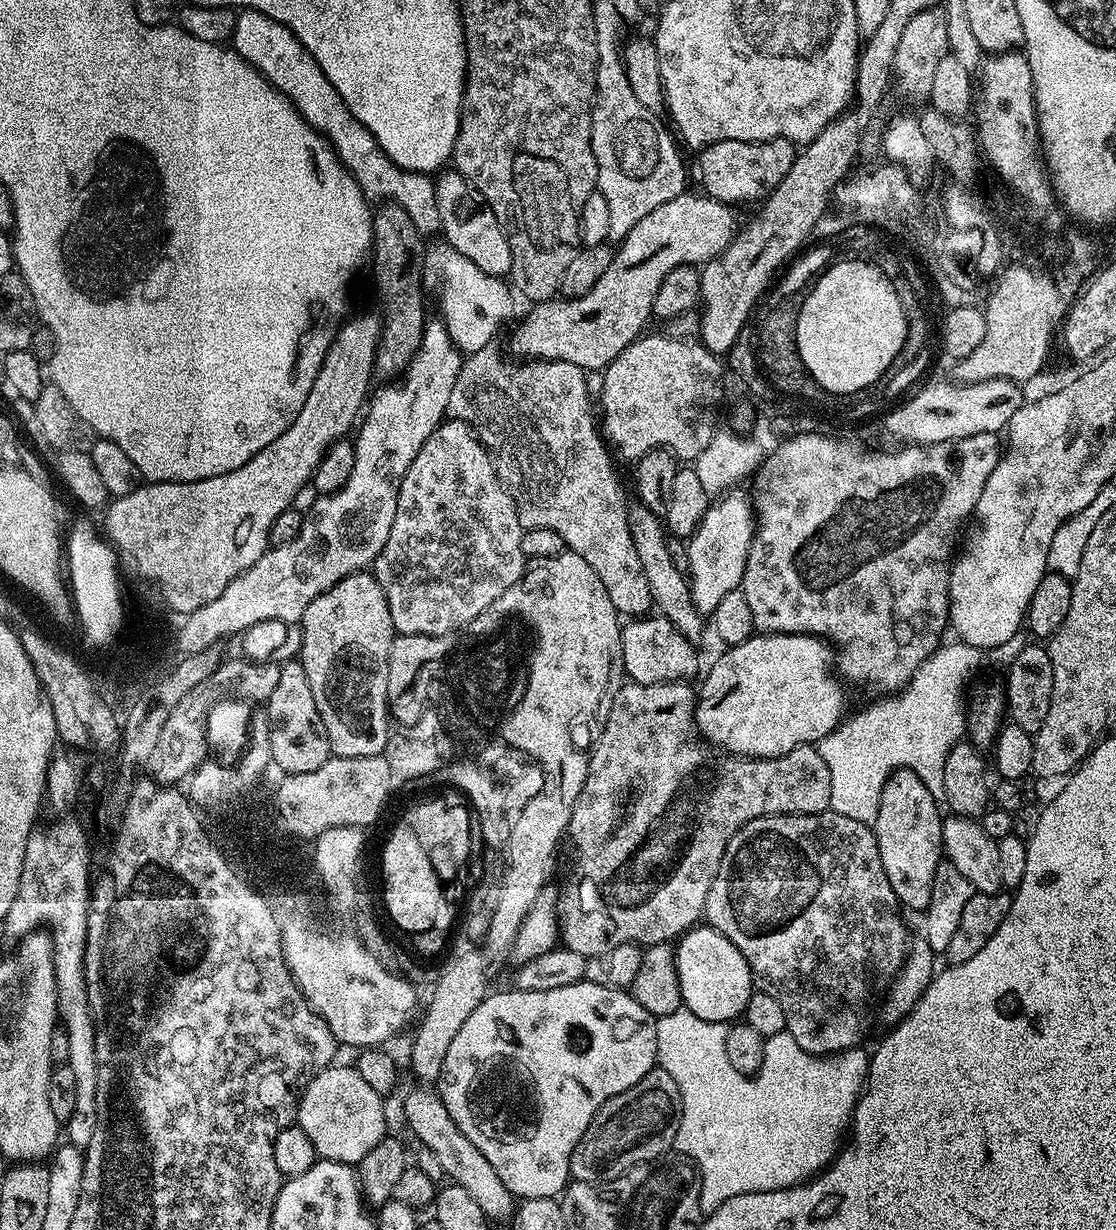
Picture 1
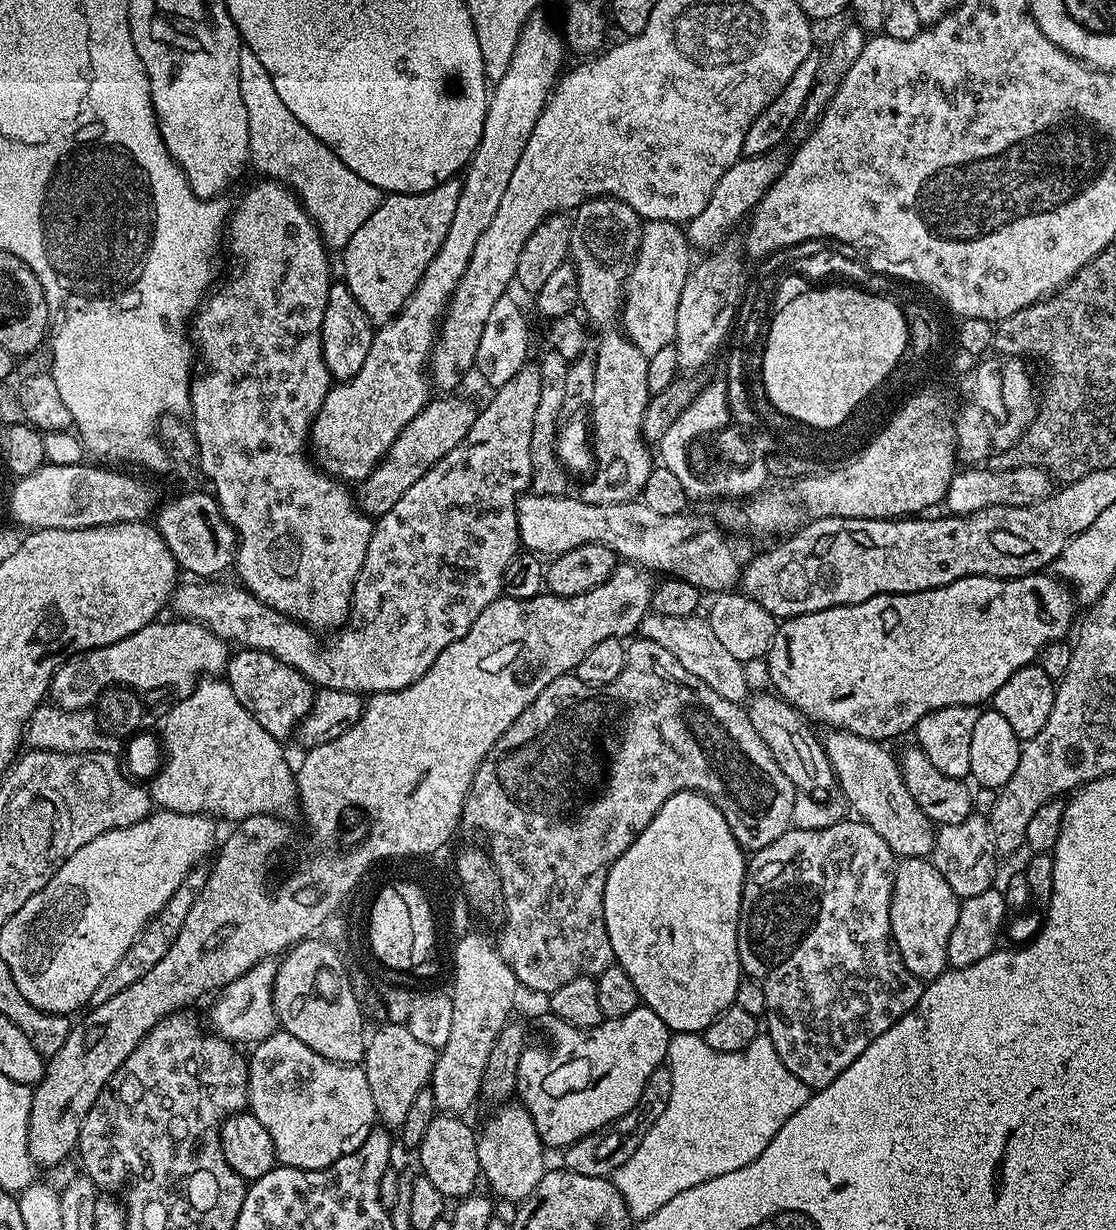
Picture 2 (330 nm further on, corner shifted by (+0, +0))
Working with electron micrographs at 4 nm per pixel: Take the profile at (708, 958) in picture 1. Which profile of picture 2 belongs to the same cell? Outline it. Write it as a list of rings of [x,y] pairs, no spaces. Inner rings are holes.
[[[679,792],[674,794],[666,801],[658,810],[658,814],[654,814],[654,818],[650,822],[650,826],[646,826],[646,830],[642,830],[642,834],[638,834],[638,838],[614,862],[614,866],[610,870],[610,874],[606,878],[606,890],[604,891],[604,917],[606,918],[606,934],[610,934],[610,946],[612,947],[612,955],[615,963],[622,969],[626,970],[626,974],[630,974],[630,982],[634,982],[634,990],[638,990],[643,1007],[654,1010],[654,1014],[658,1014],[658,1018],[662,1018],[669,1030],[673,1033],[677,1032],[694,1032],[703,1033],[706,1026],[710,1026],[710,1022],[714,1022],[714,1018],[718,1018],[718,1014],[722,1014],[726,1009],[733,1007],[736,1002],[736,991],[742,979],[742,969],[740,967],[740,955],[738,954],[738,922],[740,921],[740,903],[742,902],[742,890],[744,889],[744,874],[746,871],[746,852],[741,848],[739,842],[734,838],[734,834],[730,834],[730,826],[726,826],[726,818],[722,818],[722,814],[718,810],[718,806],[714,806],[706,799],[701,792]]]

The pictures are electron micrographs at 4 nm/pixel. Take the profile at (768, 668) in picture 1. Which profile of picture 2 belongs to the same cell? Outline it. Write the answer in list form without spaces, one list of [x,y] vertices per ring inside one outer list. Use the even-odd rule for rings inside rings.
[[[1048,574],[1019,576],[1016,580],[999,580],[993,576],[967,576],[934,590],[922,590],[914,594],[882,594],[870,598],[866,602],[858,602],[850,606],[834,606],[810,614],[790,616],[777,623],[774,642],[768,647],[766,657],[768,680],[773,684],[771,687],[774,689],[775,695],[781,696],[786,703],[793,704],[809,721],[815,722],[817,725],[819,725],[818,723],[825,724],[823,727],[828,730],[858,734],[867,740],[889,742],[888,740],[902,735],[903,732],[911,733],[915,729],[916,723],[934,710],[959,704],[980,706],[983,705],[983,700],[984,703],[991,701],[998,686],[1002,686],[1002,682],[1006,682],[1006,678],[1010,678],[1010,674],[1014,674],[1025,668],[1027,664],[1033,663],[1048,644],[1054,643],[1055,640],[1065,639],[1069,635],[1067,632],[1073,631],[1074,621],[1077,619],[1076,608],[1078,609],[1077,601],[1073,595],[1071,598],[1067,592],[1070,593],[1067,583]]]

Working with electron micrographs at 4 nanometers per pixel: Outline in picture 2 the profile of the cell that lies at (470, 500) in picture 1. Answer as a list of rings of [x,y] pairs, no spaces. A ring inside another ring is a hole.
[[[532,362],[525,364],[522,370],[518,370],[518,374],[514,374],[514,378],[510,378],[510,382],[495,389],[491,393],[492,401],[485,408],[477,411],[474,426],[470,426],[466,438],[462,438],[462,442],[458,442],[458,446],[454,446],[454,450],[450,450],[450,454],[443,456],[433,468],[426,470],[426,474],[422,474],[422,478],[418,478],[418,482],[414,482],[414,486],[410,486],[410,490],[406,490],[406,494],[402,494],[402,498],[398,498],[398,502],[394,502],[394,506],[390,506],[390,510],[386,510],[386,514],[375,521],[370,546],[366,550],[366,558],[362,562],[362,570],[354,582],[354,594],[352,595],[352,605],[348,611],[348,621],[331,637],[333,640],[329,648],[323,648],[316,641],[319,639],[317,633],[312,629],[306,628],[297,620],[291,620],[289,616],[283,616],[278,610],[266,606],[243,586],[215,588],[212,585],[215,583],[212,582],[181,583],[172,593],[170,608],[176,611],[173,613],[181,620],[192,621],[195,624],[201,624],[204,628],[209,628],[213,634],[221,636],[223,640],[227,640],[233,645],[240,648],[253,648],[286,662],[286,666],[298,670],[305,678],[312,681],[317,689],[329,688],[330,690],[375,694],[402,690],[406,686],[418,682],[418,678],[422,678],[426,674],[426,670],[430,670],[430,666],[434,666],[434,658],[438,658],[438,654],[442,654],[442,650],[446,650],[446,646],[450,646],[450,642],[458,642],[458,638],[465,636],[470,630],[470,626],[474,626],[478,614],[482,614],[482,610],[486,610],[486,606],[490,606],[490,602],[494,602],[502,595],[506,566],[510,566],[512,559],[521,551],[516,503],[529,491],[532,482],[530,438],[534,434],[534,414],[538,414],[538,398],[542,398],[542,382],[544,381],[543,371],[537,365],[535,368],[534,364]]]

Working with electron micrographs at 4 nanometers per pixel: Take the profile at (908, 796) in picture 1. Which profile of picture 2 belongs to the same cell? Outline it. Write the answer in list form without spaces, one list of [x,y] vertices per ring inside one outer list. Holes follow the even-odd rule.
[[[906,856],[897,863],[890,902],[892,941],[906,970],[921,982],[937,980],[949,967],[946,946],[950,946],[950,933],[954,931],[954,922],[958,922],[960,902],[961,897],[950,890],[950,882],[938,874],[931,859]]]

